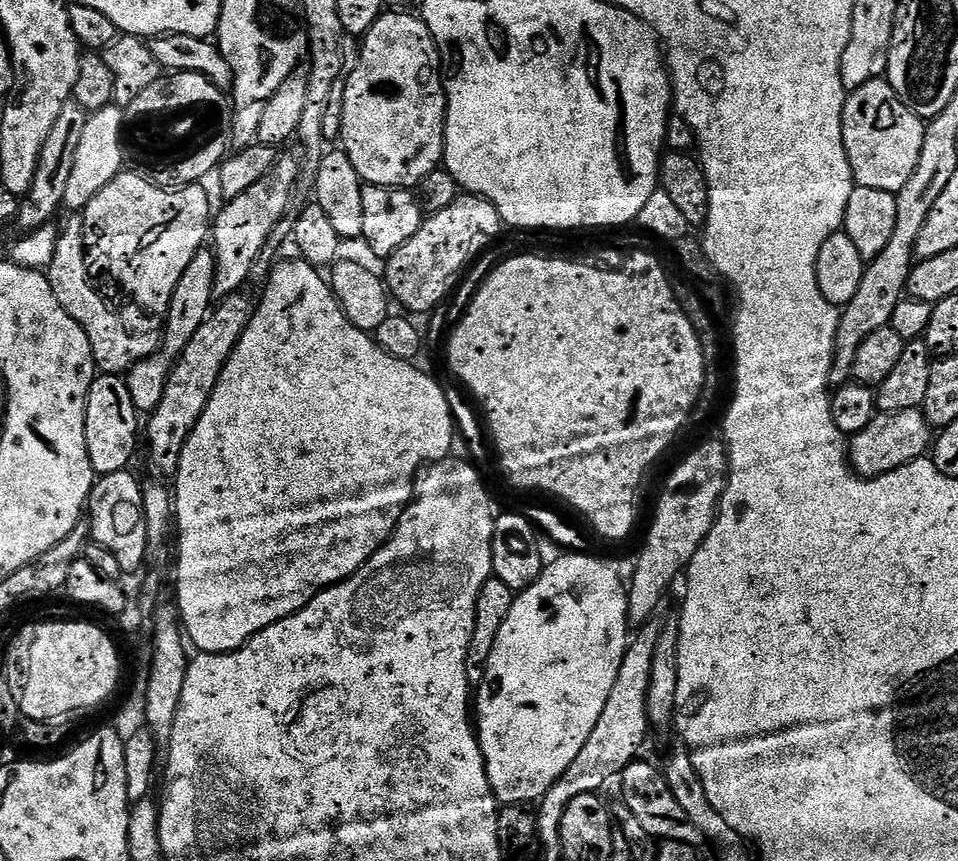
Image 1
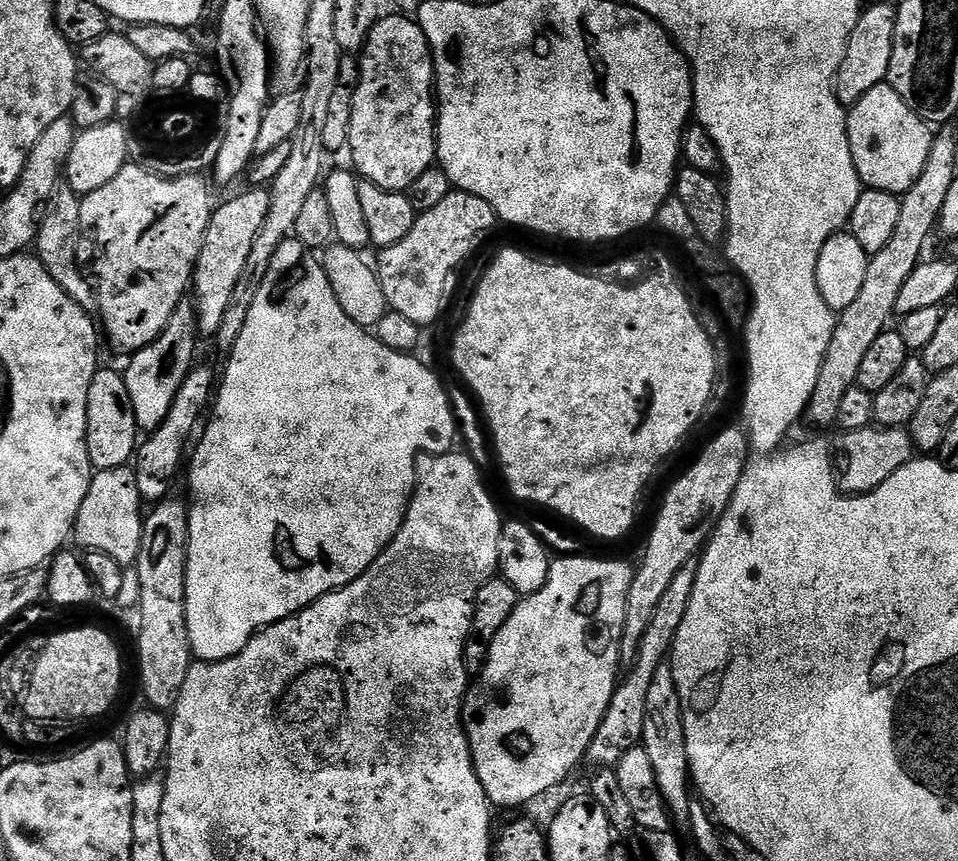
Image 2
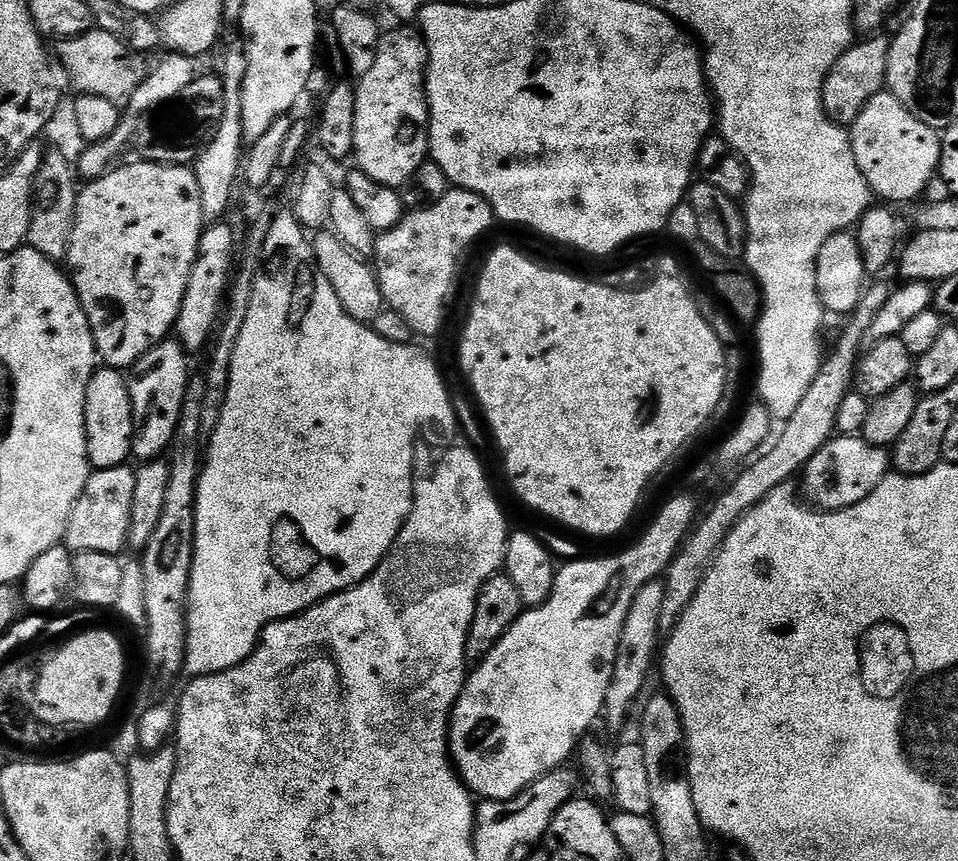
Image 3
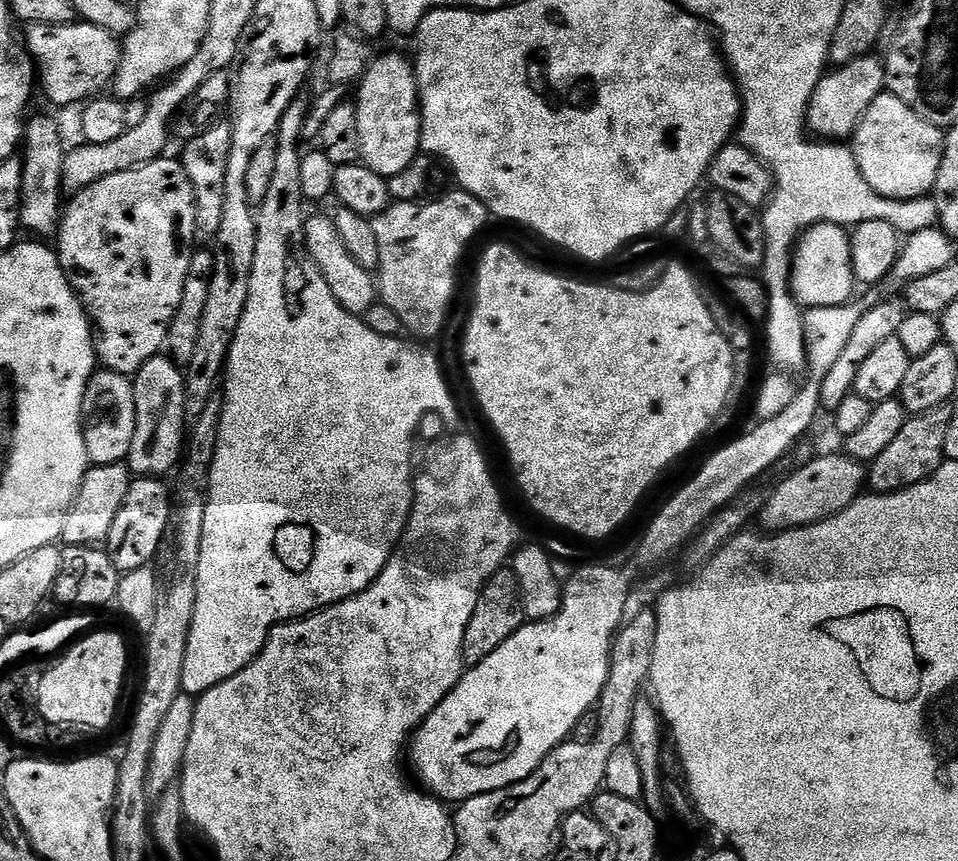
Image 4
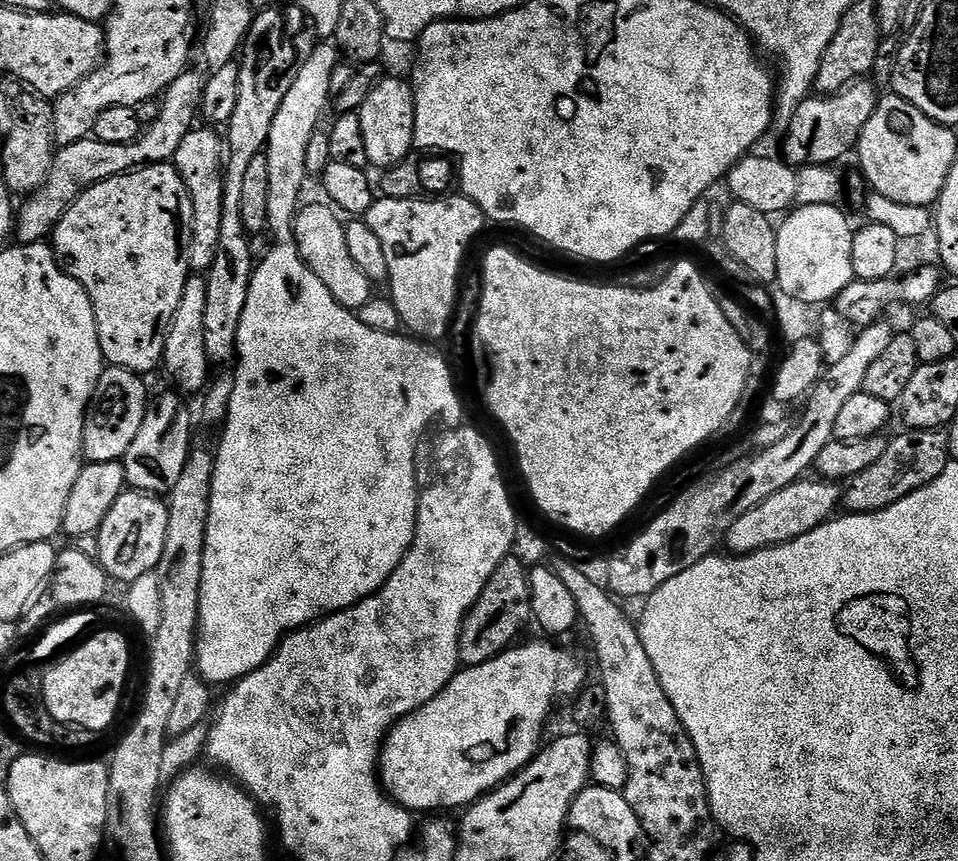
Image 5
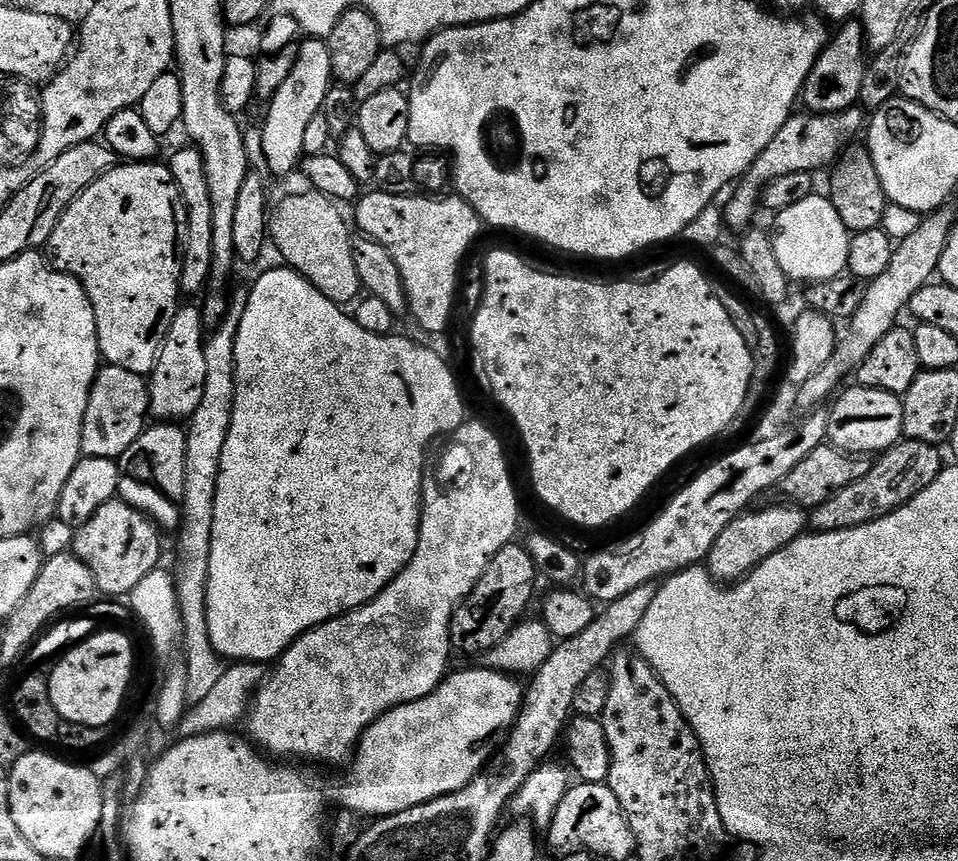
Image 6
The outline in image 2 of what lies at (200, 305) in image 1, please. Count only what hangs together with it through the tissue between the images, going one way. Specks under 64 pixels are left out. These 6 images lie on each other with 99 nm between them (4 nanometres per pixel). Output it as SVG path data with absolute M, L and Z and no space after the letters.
M191 299L181 300L180 305L174 310L166 330L150 346L131 353L128 369L123 369L122 375L126 382L126 390L130 390L130 406L134 406L134 418L137 429L141 433L151 434L162 422L166 422L166 414L170 414L170 408L174 406L174 398L178 398L178 390L182 390L182 382L186 382L188 373L192 371L196 360L196 340L198 341L198 318L196 317L196 305Z

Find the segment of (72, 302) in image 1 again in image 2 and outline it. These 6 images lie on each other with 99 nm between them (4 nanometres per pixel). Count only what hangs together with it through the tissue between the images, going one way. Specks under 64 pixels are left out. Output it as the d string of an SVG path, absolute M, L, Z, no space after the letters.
M61 186L52 195L44 219L40 221L40 231L36 234L35 255L46 266L46 274L78 302L78 306L92 310L97 307L98 297L82 267L80 258L80 201L81 197L70 186Z

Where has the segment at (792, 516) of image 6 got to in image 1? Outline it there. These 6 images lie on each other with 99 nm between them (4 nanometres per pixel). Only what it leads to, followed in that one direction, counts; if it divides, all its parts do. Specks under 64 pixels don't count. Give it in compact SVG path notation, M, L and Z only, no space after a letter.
M919 408L878 414L870 426L866 426L866 430L851 437L850 464L855 475L861 478L885 476L888 472L921 459L929 451L933 440L933 429Z

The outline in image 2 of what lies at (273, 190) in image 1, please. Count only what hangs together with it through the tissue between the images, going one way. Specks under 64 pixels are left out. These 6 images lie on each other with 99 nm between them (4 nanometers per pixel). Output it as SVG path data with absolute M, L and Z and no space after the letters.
M263 187L248 191L252 192L226 201L221 208L219 205L204 235L191 283L194 292L196 288L194 303L201 337L215 338L218 330L222 330L222 318L226 318L226 310L230 310L230 298L234 298L234 286L238 286L238 278L242 278L246 258L250 258L250 250L254 250L254 238L258 238L258 230L262 230L262 222L266 222L266 212L270 210L270 195Z

